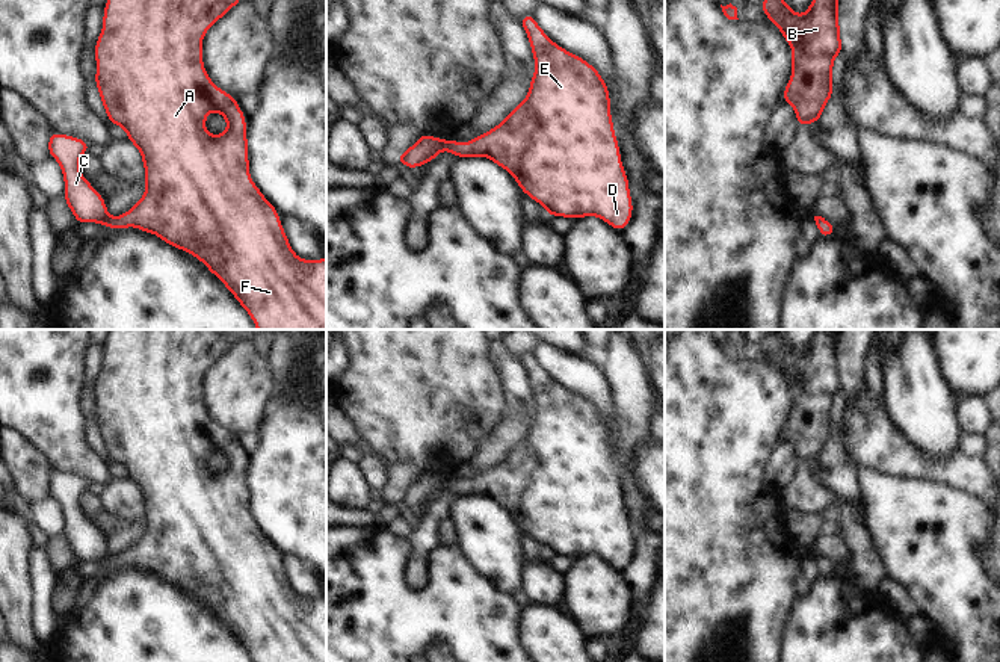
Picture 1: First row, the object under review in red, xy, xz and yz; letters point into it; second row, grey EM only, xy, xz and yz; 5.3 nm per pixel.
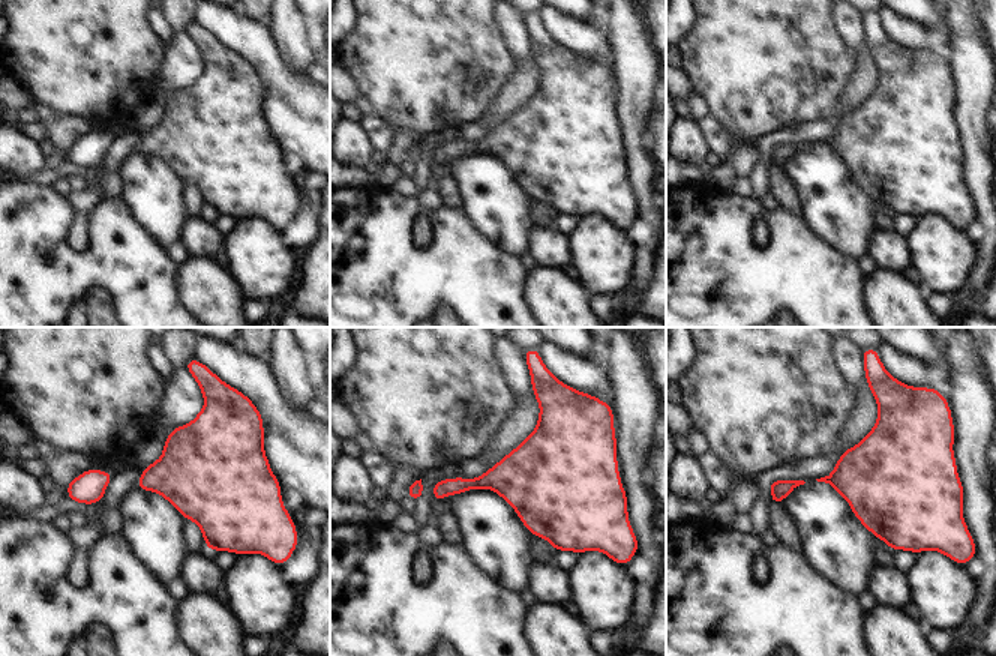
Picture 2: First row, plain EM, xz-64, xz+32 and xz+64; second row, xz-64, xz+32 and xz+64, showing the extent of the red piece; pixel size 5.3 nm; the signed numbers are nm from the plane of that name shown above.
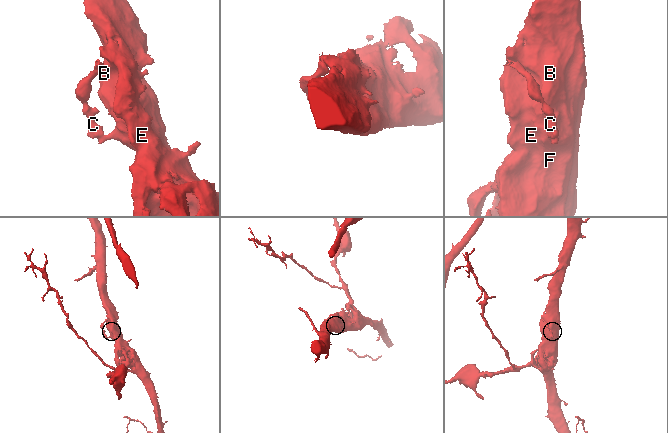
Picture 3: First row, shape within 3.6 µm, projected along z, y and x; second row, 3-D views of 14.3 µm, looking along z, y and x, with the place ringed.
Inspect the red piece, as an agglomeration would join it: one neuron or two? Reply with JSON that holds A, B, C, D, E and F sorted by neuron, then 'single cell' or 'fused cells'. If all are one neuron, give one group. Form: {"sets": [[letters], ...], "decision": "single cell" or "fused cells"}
{"sets": [["A", "B", "D", "E", "F"], ["C"]], "decision": "fused cells"}

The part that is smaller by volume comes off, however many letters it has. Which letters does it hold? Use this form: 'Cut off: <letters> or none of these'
Cut off: C

